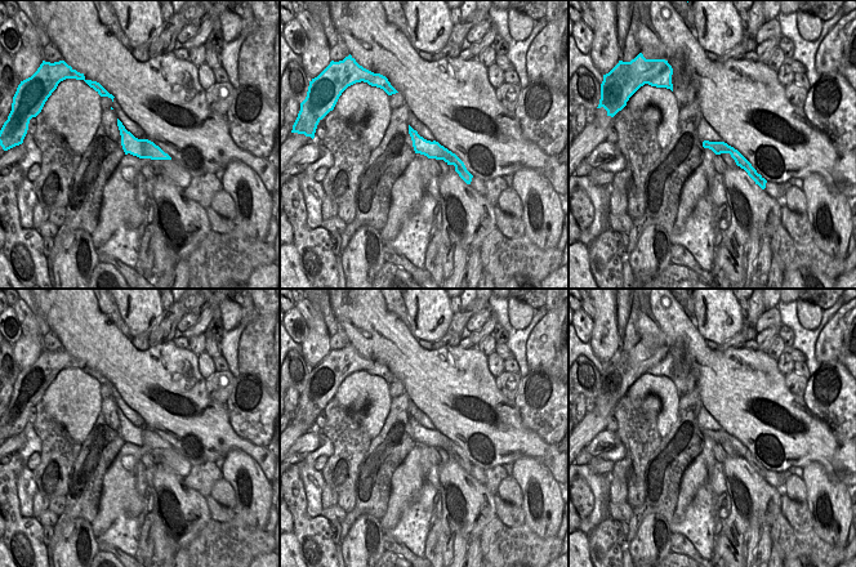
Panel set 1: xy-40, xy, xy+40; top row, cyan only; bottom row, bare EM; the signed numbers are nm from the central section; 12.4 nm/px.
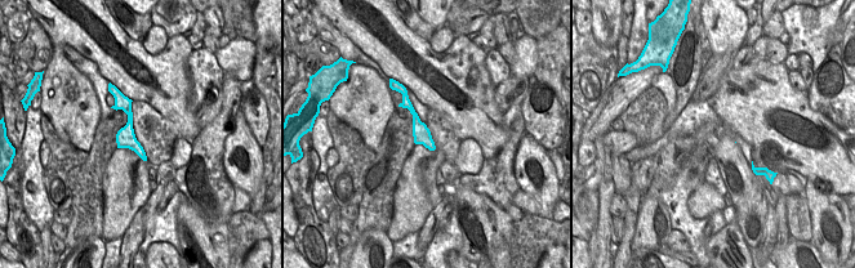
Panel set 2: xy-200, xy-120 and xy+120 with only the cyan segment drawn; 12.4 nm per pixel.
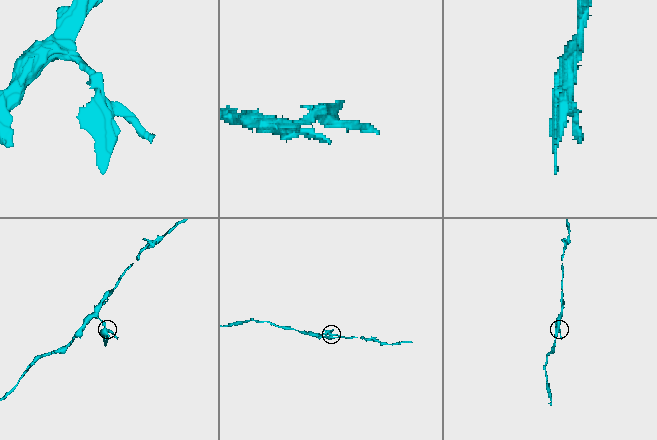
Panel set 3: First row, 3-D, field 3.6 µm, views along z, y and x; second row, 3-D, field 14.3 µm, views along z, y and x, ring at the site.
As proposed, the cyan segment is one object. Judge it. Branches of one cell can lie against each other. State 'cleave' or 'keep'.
cleave

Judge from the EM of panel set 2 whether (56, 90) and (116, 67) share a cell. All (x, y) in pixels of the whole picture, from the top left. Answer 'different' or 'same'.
same

